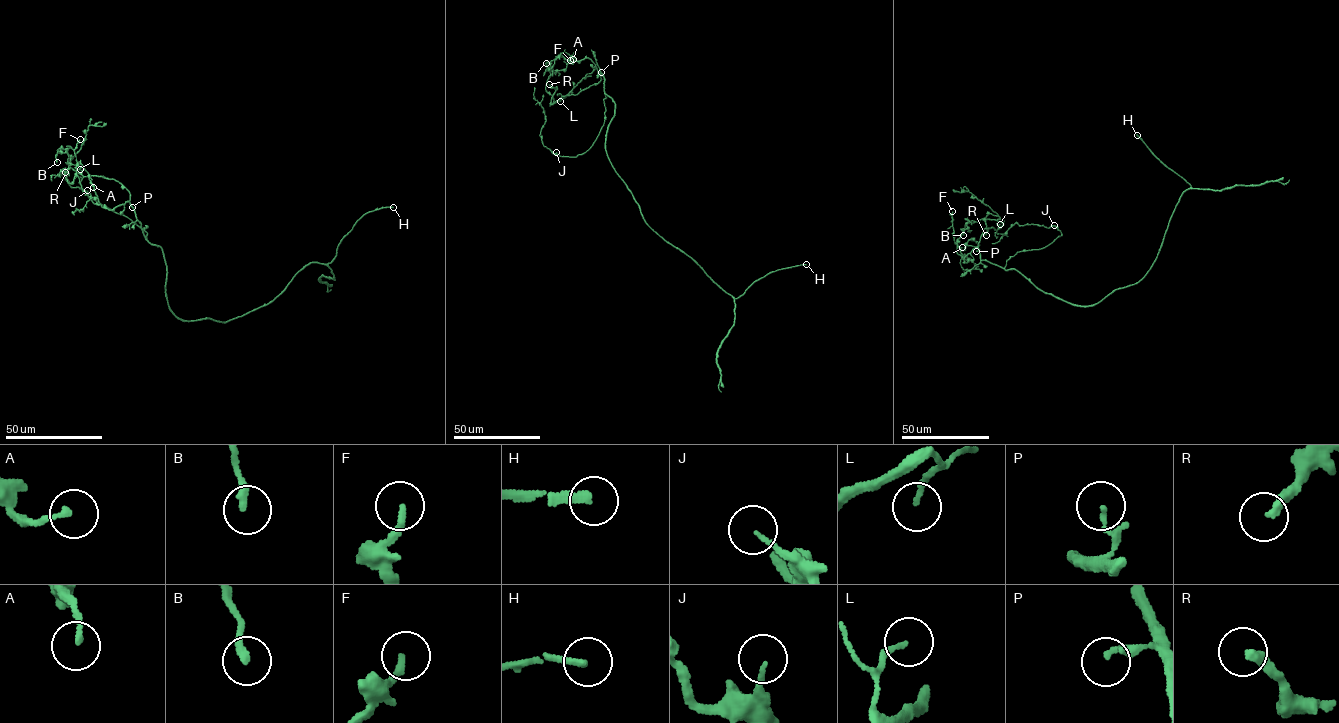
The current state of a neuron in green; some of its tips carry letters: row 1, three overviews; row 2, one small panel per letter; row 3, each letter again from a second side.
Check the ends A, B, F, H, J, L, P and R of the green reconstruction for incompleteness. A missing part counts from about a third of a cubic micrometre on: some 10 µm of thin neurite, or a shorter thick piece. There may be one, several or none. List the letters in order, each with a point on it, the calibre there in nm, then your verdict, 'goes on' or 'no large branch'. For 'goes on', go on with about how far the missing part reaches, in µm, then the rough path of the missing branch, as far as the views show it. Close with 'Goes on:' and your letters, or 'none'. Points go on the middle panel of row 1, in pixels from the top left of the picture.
A: at (573, 59); 170 nm thick; no large branch
B: at (546, 63); 240 nm thick; no large branch
F: at (570, 60); 200 nm thick; no large branch
H: at (806, 264); 240 nm thick; goes on; about 130 µm are missing
J: at (556, 152); 120 nm thick; no large branch
L: at (560, 101); 170 nm thick; no large branch
P: at (601, 72); 130 nm thick; no large branch
R: at (549, 84); 280 nm thick; goes on; about 20 µm are missing
Goes on: H, R

